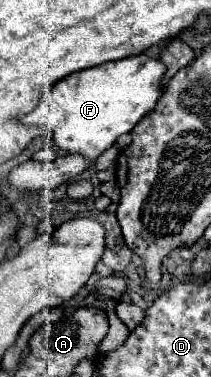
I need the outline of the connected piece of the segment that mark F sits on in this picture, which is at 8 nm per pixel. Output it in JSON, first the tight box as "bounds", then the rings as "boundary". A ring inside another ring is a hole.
{"bounds":[21,53,165,161],"boundary":[[[145,53],[71,73],[57,81],[45,93],[39,107],[21,117],[21,123],[47,127],[59,149],[65,153],[81,153],[85,159],[95,161],[117,141],[117,137],[129,133],[145,115],[153,113],[163,95],[161,79],[165,73],[165,63],[159,57],[149,57]]]}

